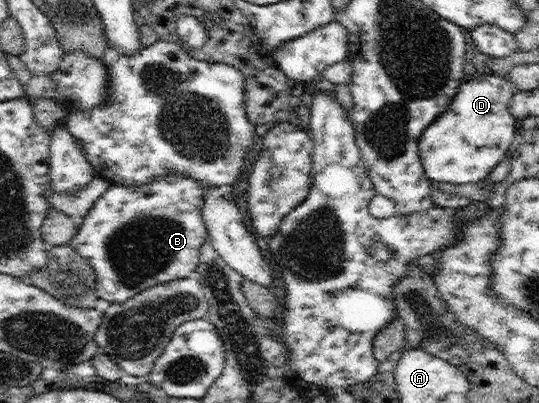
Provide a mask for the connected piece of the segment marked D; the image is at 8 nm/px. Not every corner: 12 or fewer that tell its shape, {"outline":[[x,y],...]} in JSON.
{"outline":[[459,85],[419,138],[430,180],[479,182],[507,159],[517,87]]}

